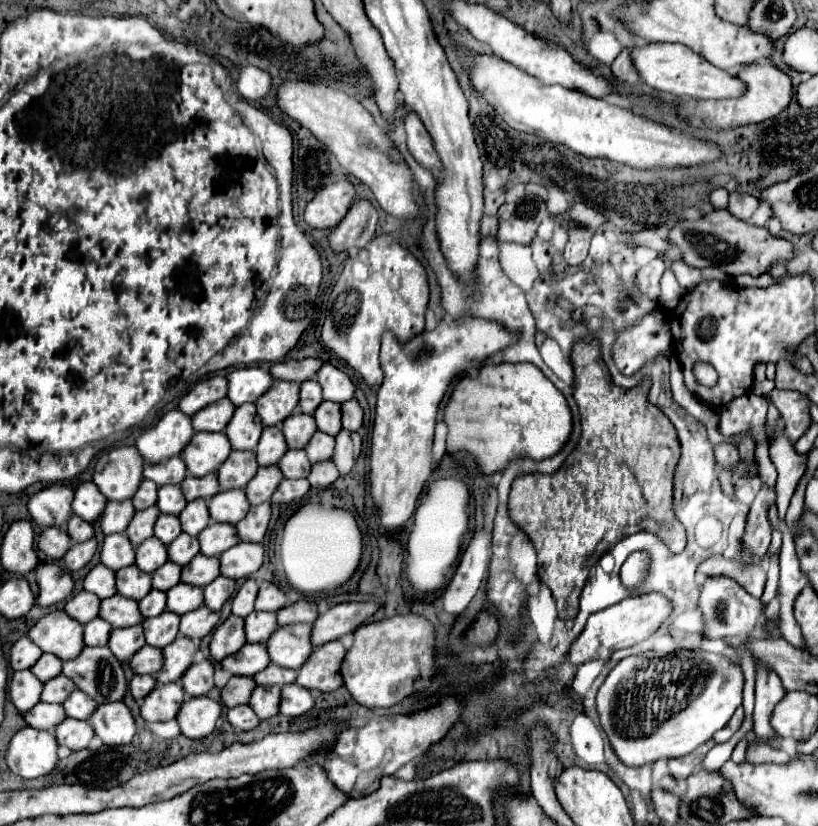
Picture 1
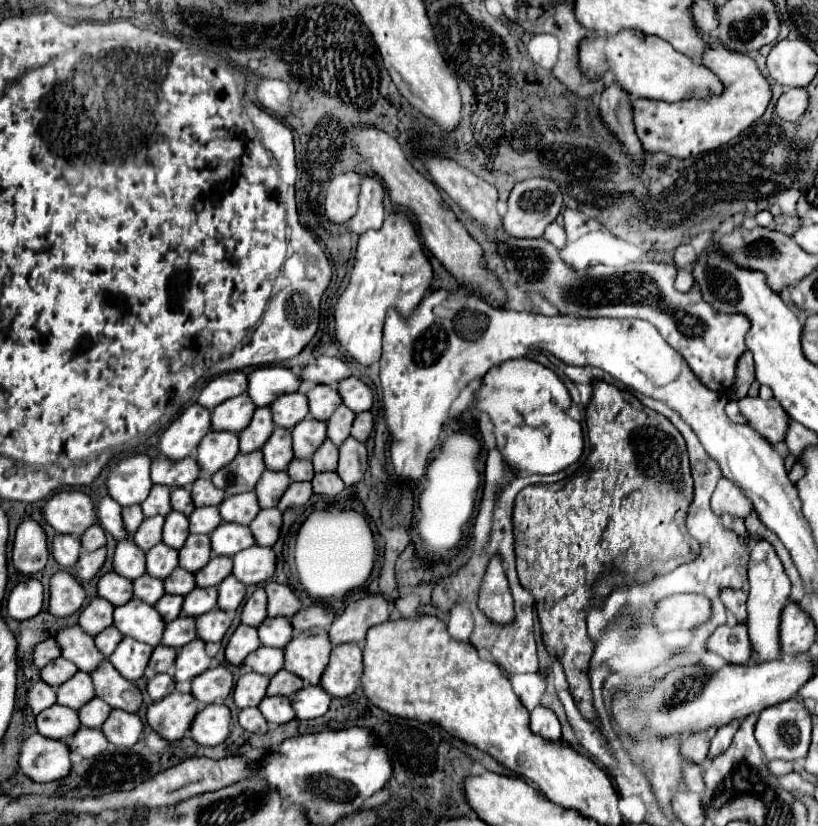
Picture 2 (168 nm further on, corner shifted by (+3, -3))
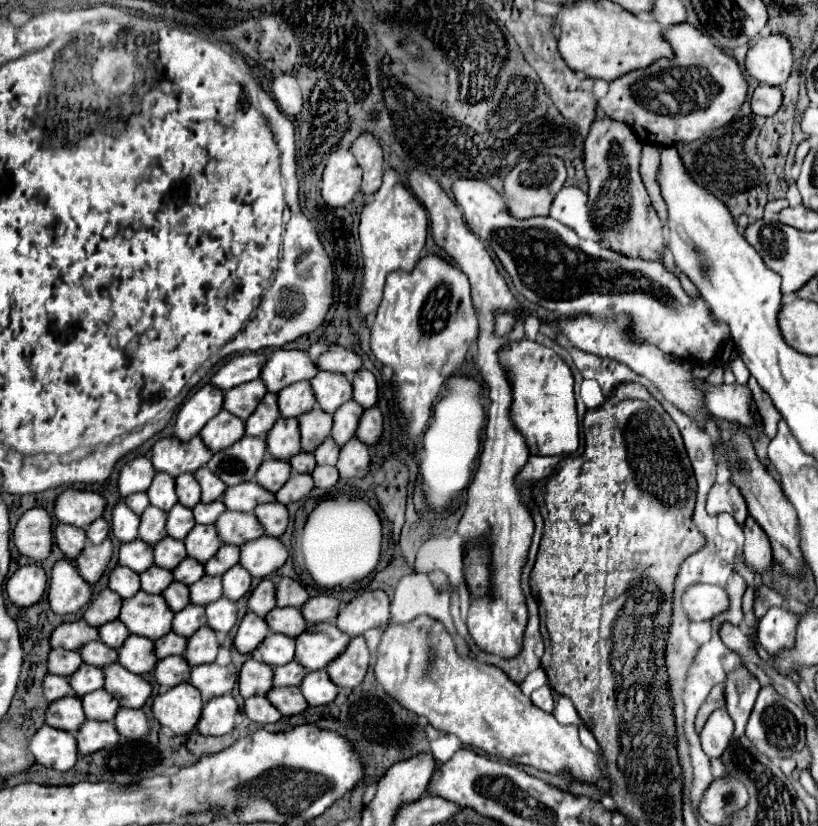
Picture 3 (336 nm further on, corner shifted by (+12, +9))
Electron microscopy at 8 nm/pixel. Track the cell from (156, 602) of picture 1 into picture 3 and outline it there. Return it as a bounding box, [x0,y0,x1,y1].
[162,582,188,612]

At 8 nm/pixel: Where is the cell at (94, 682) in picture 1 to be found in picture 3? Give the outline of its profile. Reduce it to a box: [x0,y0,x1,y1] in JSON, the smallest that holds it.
[102,662,152,708]

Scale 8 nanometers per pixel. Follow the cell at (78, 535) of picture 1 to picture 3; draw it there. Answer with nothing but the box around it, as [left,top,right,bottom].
[86,518,110,544]

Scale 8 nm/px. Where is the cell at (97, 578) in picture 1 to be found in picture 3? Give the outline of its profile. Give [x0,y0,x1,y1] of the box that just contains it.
[108,566,140,598]

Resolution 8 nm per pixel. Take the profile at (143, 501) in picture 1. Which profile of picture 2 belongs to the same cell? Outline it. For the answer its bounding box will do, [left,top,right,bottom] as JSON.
[141,486,173,516]

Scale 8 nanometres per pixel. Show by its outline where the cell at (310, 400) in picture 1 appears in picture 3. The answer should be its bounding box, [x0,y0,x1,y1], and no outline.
[310,372,352,412]

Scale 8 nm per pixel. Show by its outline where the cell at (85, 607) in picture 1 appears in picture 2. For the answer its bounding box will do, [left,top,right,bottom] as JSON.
[79,598,115,636]

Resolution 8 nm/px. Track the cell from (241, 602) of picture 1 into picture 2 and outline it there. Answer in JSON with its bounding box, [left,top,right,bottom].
[241,588,267,626]

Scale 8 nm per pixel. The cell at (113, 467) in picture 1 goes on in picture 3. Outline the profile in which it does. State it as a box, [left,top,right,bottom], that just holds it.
[118,456,154,498]

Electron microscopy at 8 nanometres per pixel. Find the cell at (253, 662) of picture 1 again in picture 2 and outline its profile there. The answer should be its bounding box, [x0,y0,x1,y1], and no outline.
[245,648,283,676]

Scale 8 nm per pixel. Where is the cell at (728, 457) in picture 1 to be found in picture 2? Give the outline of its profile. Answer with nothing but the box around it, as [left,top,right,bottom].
[711,478,753,520]

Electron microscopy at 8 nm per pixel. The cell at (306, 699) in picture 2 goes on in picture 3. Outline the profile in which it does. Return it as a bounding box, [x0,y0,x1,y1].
[300,670,338,706]

